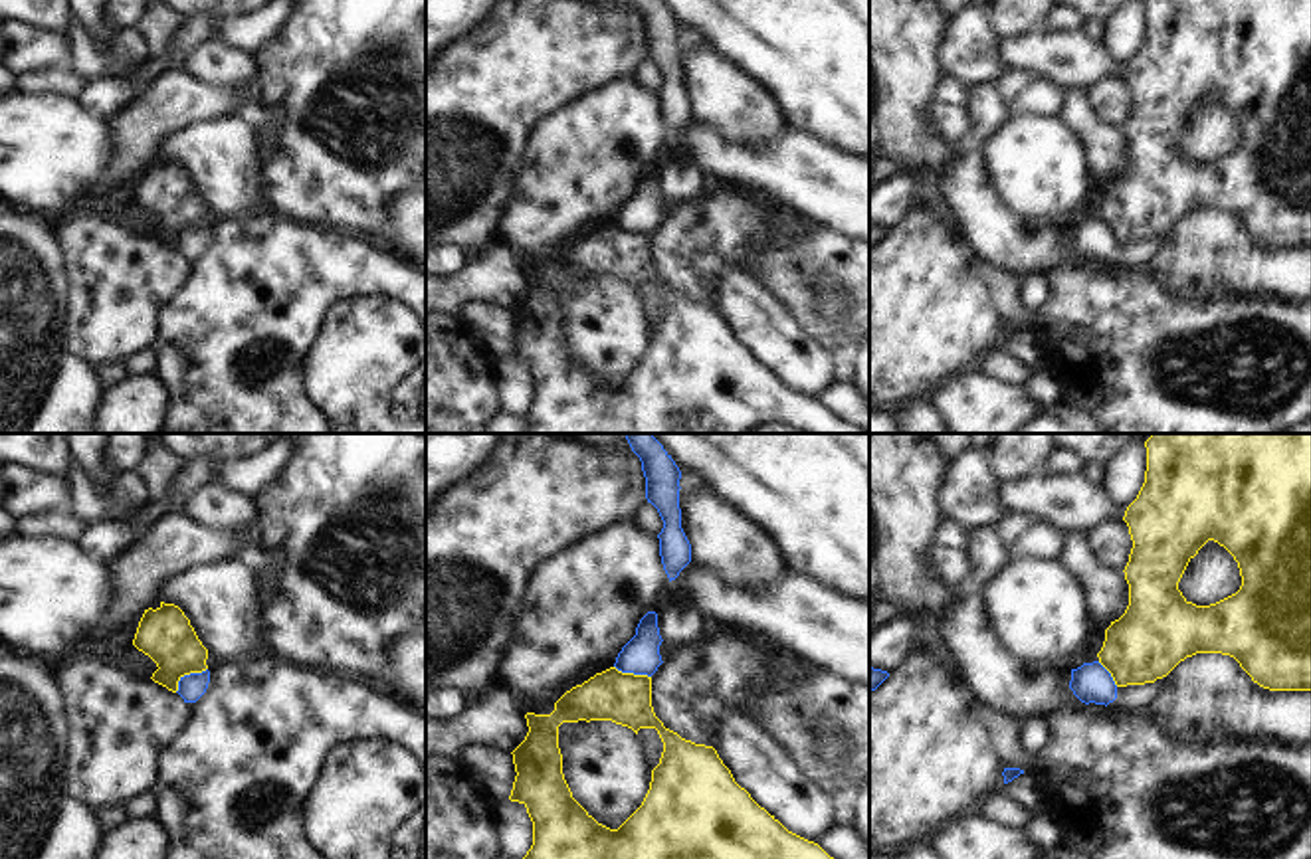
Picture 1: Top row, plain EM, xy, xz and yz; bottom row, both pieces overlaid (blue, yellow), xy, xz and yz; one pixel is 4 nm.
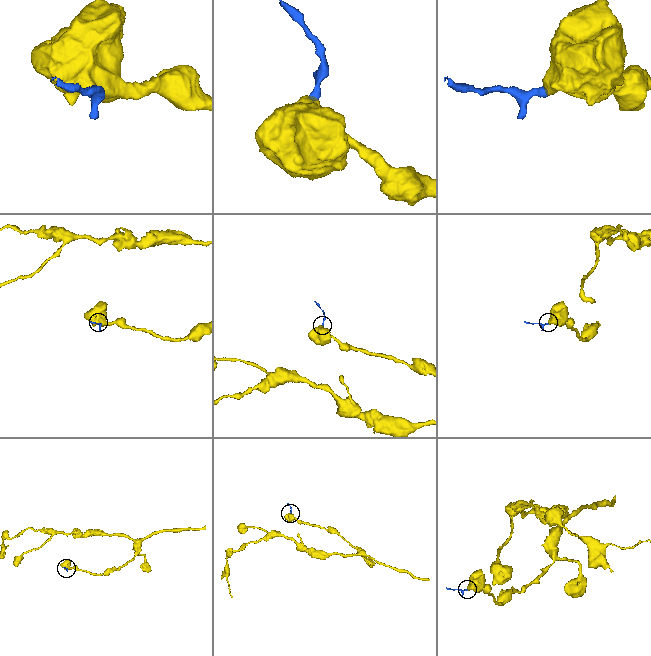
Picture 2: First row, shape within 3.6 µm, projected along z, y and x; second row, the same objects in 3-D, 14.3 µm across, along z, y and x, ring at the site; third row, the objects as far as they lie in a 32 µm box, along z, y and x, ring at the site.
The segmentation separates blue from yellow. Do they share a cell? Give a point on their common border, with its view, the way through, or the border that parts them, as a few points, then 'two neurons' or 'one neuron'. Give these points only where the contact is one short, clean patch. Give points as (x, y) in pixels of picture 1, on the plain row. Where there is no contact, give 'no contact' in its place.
xy (187, 232) | along xy (206, 224), (187, 230), (175, 248) | two neurons

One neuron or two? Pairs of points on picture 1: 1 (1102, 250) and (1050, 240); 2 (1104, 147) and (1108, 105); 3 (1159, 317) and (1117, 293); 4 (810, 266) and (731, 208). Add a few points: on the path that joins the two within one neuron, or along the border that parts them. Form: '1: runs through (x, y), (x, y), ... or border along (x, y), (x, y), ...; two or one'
1: border along (1070, 226), (1070, 246), (1082, 258); two
2: border along (1086, 92), (1092, 109), (1108, 123), (1121, 127); two
3: runs through (1149, 317), (1141, 317), (1127, 303); one
4: border along (785, 214), (773, 234), (751, 242), (739, 270); two

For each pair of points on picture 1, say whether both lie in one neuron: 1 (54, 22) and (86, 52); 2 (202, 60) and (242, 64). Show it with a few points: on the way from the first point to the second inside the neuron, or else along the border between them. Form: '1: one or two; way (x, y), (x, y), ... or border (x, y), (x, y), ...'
1: two; border (70, 20), (66, 34)
2: one; way (212, 64), (232, 66)

